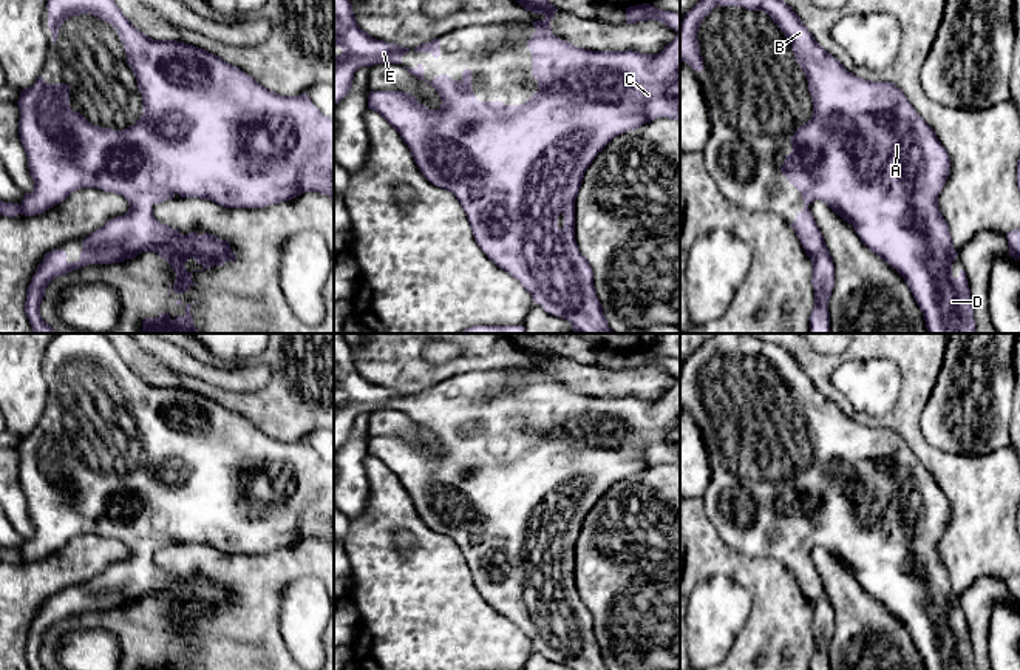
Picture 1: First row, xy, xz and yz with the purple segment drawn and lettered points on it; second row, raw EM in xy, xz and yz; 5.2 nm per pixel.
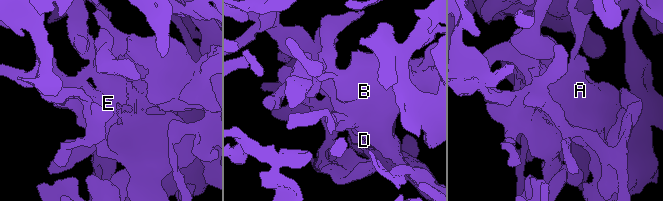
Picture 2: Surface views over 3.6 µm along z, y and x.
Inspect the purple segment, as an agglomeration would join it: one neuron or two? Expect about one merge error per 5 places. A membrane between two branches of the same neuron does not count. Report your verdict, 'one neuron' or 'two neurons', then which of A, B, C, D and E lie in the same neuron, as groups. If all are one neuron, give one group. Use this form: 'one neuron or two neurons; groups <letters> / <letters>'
one neuron; groups A B C D E

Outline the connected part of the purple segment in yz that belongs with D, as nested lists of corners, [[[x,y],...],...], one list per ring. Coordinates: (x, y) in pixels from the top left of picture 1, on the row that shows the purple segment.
[[[700,0],[686,12],[680,26],[680,60],[694,71],[703,69],[697,39],[700,23],[717,6],[767,12],[791,43],[796,62],[808,82],[813,114],[794,131],[790,140],[793,151],[785,156],[780,168],[804,201],[804,210],[790,225],[813,266],[814,306],[808,318],[808,333],[831,333],[828,301],[835,287],[833,259],[808,208],[816,199],[852,224],[861,241],[898,270],[923,312],[927,333],[975,333],[966,272],[963,269],[958,278],[952,276],[950,266],[958,253],[938,208],[938,195],[950,173],[950,159],[935,131],[895,83],[870,82],[847,71],[814,40],[784,0]]]

